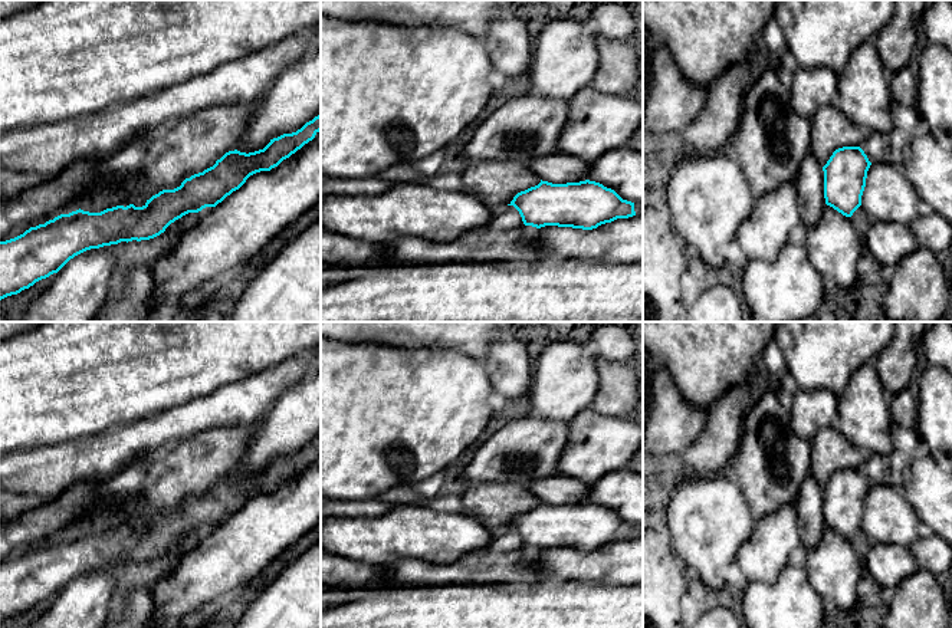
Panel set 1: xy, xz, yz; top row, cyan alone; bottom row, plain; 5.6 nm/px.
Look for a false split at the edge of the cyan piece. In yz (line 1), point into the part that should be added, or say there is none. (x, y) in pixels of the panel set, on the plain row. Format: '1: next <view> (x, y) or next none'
1: next yz (831, 451)

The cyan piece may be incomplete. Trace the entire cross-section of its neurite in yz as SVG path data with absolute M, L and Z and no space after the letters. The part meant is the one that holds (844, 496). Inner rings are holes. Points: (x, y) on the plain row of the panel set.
M837 427L821 430L813 440L811 473L824 493L825 526L846 539L861 527L871 487L860 470L870 451L851 444Z

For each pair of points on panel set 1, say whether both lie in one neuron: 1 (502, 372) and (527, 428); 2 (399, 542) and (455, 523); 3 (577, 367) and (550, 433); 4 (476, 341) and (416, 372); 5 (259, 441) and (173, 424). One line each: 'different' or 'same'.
1: different
2: same
3: same
4: different
5: different

